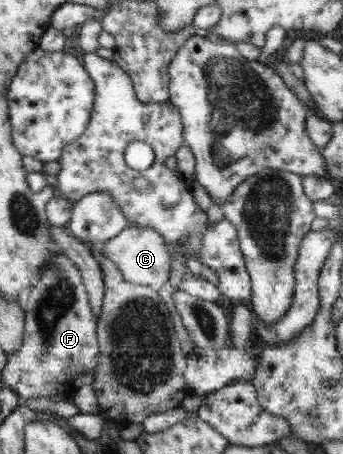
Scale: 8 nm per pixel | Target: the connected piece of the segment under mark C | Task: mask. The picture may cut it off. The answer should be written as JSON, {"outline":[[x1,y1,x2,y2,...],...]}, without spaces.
{"outline":[[137,225,127,226,117,237,111,238,104,245,101,253,117,266,127,282,150,286,159,291,168,281,172,256,167,244,163,244,163,238,155,229]]}

